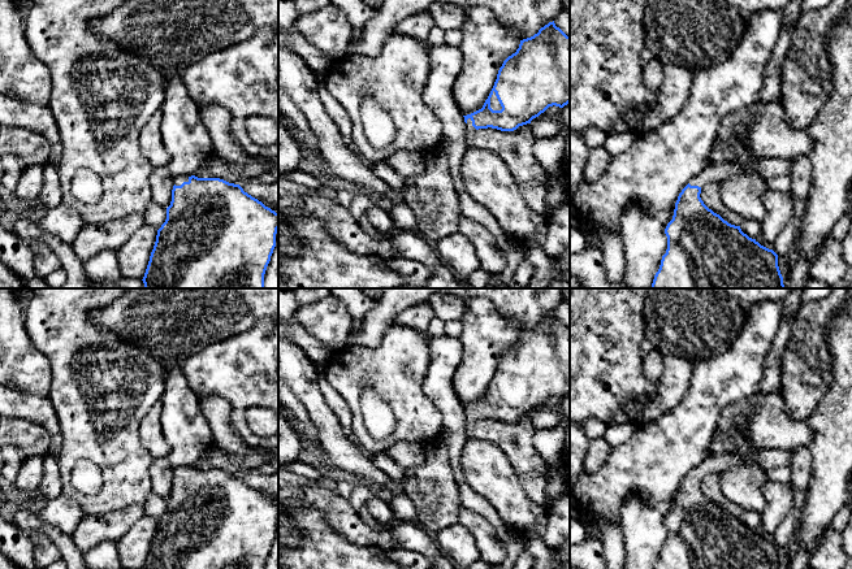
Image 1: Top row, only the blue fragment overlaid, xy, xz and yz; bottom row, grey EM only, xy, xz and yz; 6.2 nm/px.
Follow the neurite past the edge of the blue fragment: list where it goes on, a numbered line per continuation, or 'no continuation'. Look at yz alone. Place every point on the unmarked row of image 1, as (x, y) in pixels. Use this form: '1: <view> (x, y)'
1: yz (769, 459)

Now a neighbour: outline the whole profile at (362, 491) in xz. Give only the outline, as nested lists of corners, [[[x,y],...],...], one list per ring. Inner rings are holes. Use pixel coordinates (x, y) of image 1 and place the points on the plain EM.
[[[358,482],[349,498],[351,507],[359,511],[371,498],[380,498],[390,505],[395,488],[385,488]]]

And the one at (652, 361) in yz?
[[[654,348],[652,352],[643,353],[643,373],[653,383],[661,382],[663,374],[663,355]]]

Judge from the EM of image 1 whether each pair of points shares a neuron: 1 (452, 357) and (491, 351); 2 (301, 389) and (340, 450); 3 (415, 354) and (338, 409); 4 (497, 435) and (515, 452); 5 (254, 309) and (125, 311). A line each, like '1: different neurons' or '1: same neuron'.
1: different neurons
2: same neuron
3: different neurons
4: same neuron
5: same neuron

